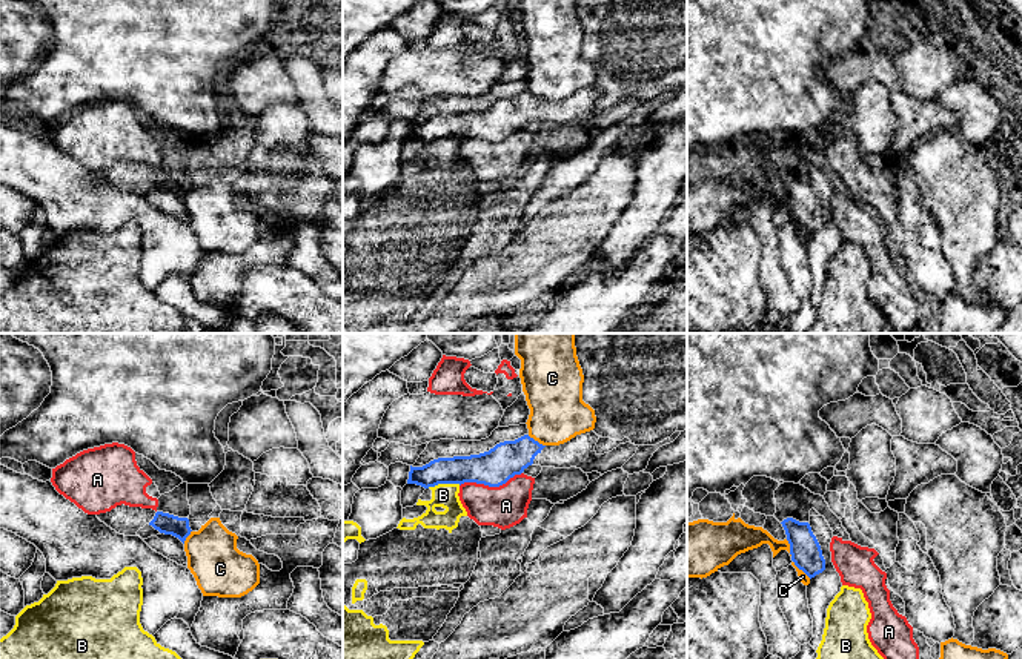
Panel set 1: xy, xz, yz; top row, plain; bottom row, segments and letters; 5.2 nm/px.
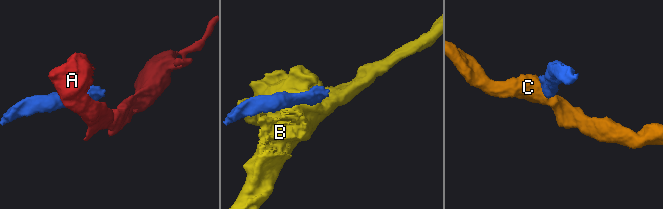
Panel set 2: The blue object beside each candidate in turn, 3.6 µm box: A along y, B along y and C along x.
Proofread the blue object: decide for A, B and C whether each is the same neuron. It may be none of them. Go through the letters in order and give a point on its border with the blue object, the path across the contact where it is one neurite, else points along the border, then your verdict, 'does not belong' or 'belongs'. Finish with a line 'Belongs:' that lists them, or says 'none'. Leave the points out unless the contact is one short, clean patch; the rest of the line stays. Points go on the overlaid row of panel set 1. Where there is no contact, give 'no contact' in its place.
A: contact xz (491, 486); does not belong
B: contact xz (443, 483); does not belong
C: contact yz (801, 569); border yz (793, 561), (810, 578); does not belong
Belongs: none

